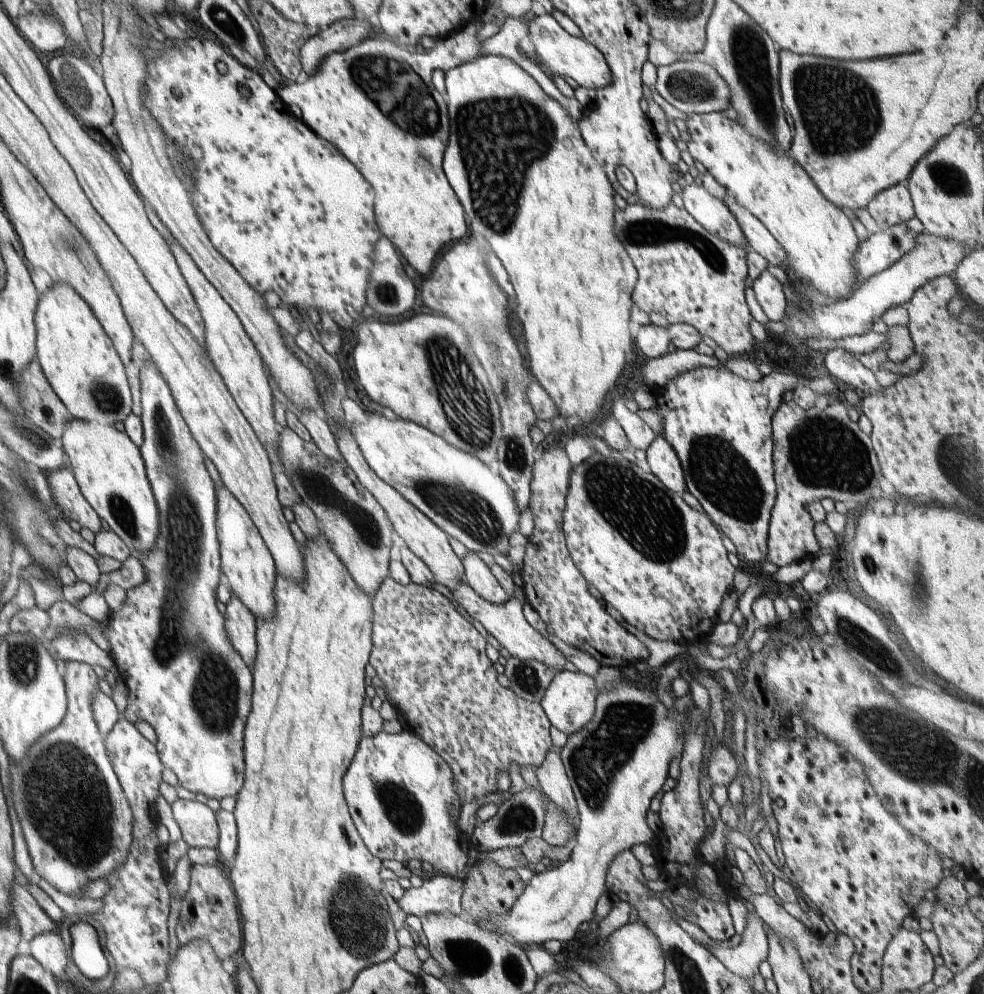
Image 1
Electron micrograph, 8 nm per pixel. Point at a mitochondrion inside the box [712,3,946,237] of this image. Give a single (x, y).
(840, 111)

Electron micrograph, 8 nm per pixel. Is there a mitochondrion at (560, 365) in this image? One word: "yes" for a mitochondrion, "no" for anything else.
no

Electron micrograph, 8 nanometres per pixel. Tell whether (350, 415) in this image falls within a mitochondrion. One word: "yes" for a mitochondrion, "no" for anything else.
no

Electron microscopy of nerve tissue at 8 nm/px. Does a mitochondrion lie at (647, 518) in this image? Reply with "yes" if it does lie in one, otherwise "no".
yes

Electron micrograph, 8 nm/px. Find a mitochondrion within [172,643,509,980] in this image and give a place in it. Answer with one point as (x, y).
(370, 938)

